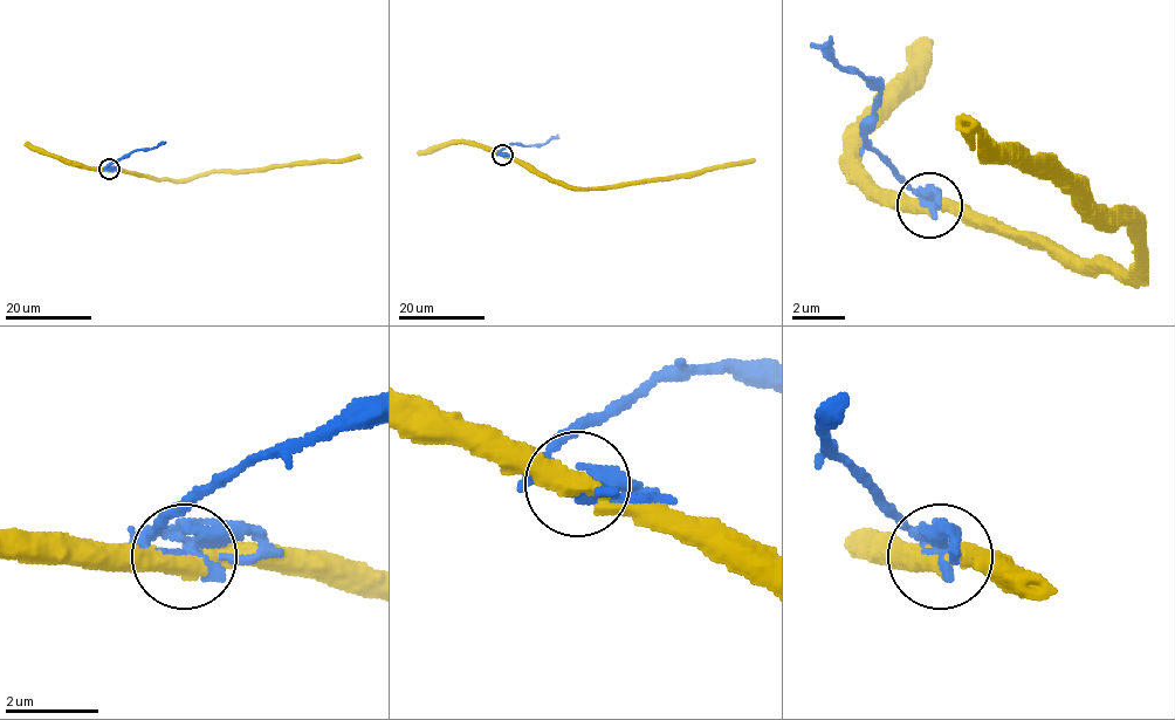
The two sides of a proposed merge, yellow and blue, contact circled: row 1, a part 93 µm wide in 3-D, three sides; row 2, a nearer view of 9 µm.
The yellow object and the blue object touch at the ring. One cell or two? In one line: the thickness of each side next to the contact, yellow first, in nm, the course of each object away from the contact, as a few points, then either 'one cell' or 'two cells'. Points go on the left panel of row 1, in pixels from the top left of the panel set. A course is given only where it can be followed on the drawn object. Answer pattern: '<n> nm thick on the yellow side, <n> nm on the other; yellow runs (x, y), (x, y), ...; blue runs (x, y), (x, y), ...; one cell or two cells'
400 nm thick on the yellow side, 240 nm on the other; yellow runs (109, 170), (178, 180), (213, 172), (242, 172), (361, 157); blue runs (109, 170), (107, 166), (134, 151), (164, 143); two cells

